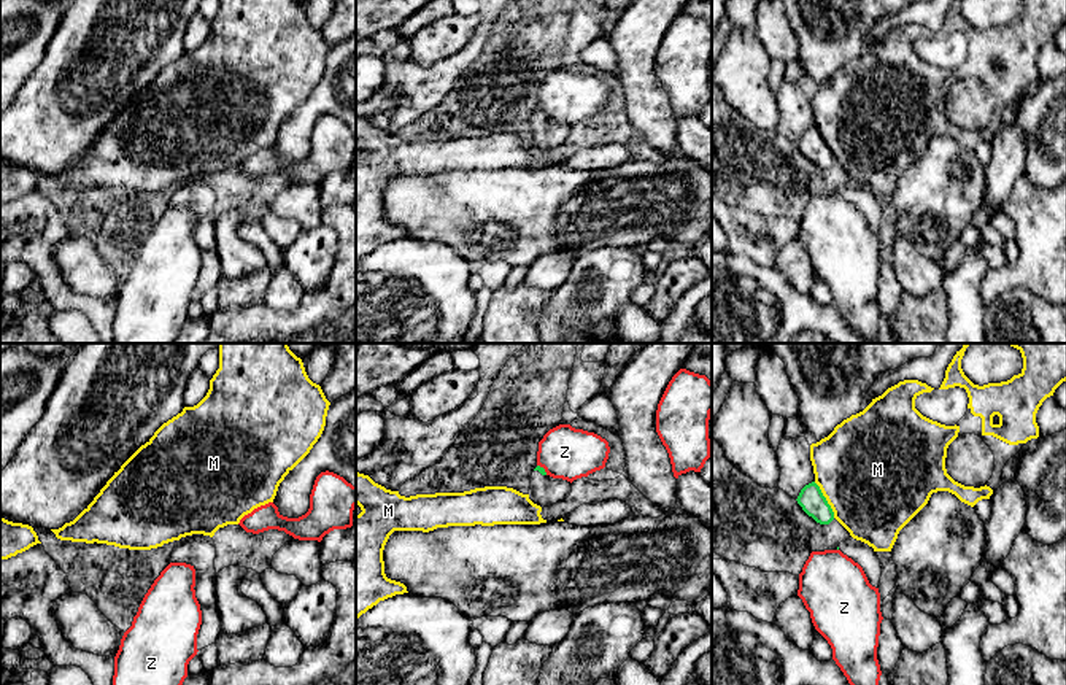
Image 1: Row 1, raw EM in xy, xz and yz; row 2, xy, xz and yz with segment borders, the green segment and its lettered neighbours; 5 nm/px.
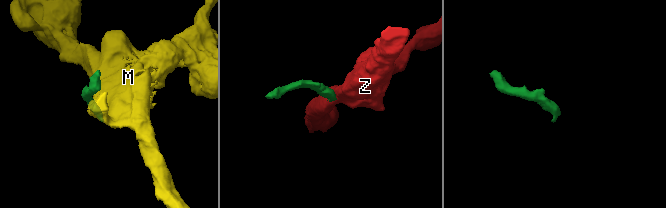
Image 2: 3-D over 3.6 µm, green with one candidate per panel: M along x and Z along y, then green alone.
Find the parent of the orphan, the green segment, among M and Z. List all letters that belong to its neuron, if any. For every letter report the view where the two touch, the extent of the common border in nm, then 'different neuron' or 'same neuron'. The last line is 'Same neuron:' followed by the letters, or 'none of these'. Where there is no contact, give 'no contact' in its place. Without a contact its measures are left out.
M: yz | 220 nm | different neuron
Z: xz | 80 nm | different neuron
Same neuron: none of these

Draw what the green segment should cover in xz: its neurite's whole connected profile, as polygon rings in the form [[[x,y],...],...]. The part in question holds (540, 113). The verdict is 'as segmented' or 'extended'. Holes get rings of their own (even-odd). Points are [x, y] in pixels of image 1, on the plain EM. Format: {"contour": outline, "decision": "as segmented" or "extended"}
{"contour": [[[537,110],[531,119],[529,143],[543,151],[567,143],[572,137],[572,127],[562,122],[550,121],[543,111]]], "decision": "extended"}

